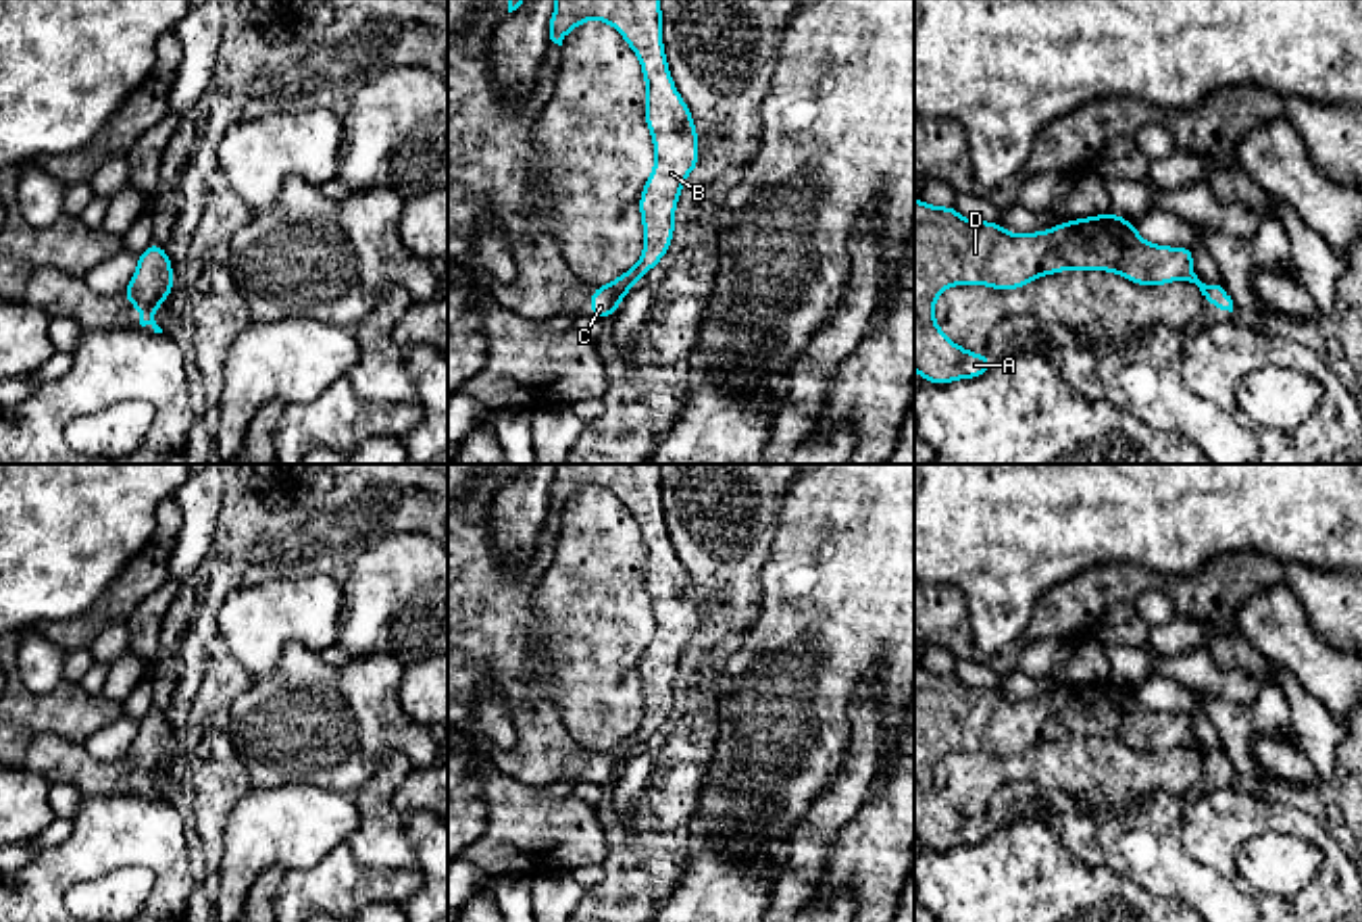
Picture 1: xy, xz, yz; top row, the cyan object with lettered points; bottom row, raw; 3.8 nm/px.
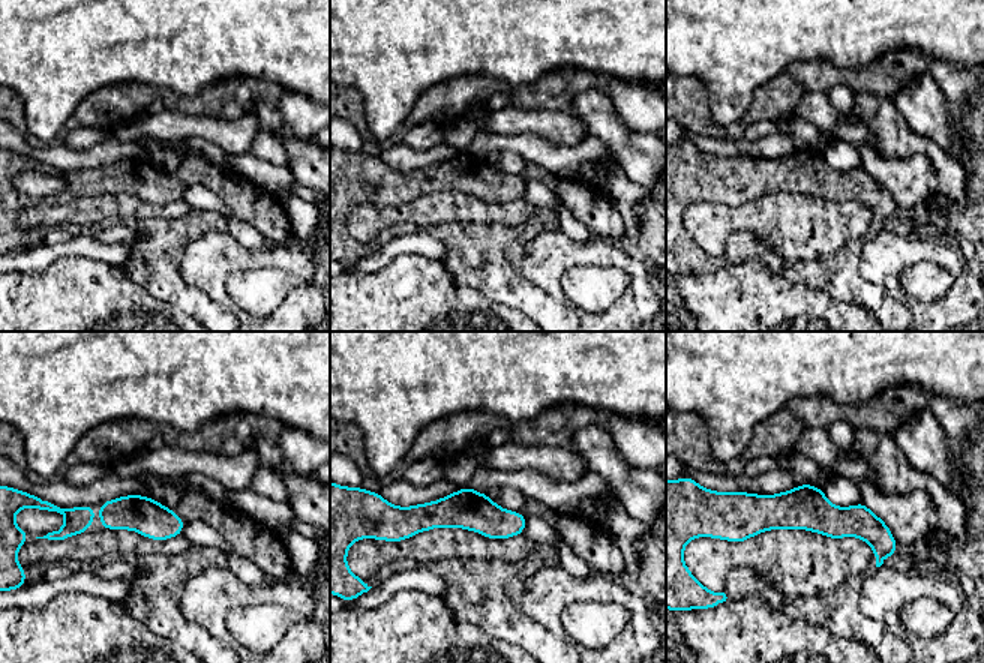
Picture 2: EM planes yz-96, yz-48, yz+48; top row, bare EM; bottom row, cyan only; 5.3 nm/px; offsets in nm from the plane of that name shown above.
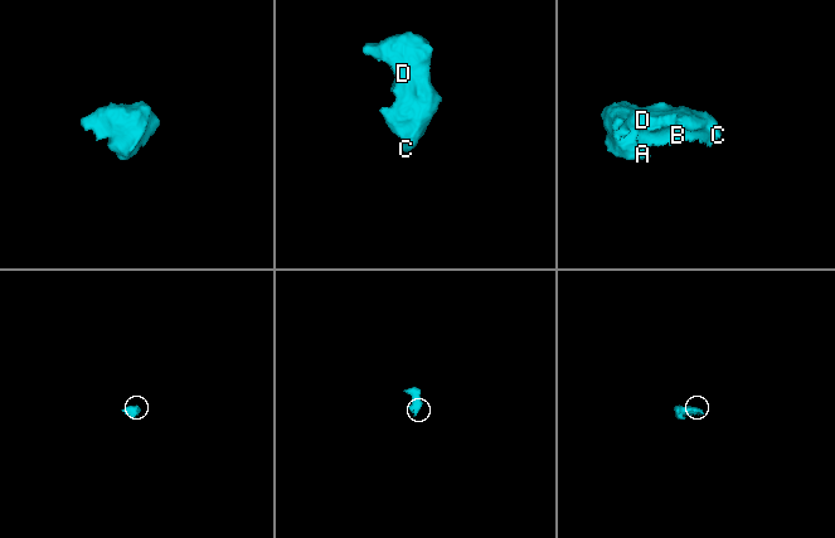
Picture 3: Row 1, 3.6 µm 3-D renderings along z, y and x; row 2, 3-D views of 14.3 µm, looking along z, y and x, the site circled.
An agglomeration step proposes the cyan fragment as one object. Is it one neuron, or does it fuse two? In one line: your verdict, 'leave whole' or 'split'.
leave whole

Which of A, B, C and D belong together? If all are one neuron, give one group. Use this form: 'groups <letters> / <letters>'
groups A B C D

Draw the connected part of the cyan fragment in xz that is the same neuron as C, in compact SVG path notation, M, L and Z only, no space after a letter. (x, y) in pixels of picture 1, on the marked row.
M554 0L550 40L562 46L589 19L614 27L639 58L646 81L644 119L654 146L652 175L639 194L644 252L629 271L594 287L589 296L589 314L610 321L623 298L660 264L673 244L683 183L700 169L700 137L666 62L660 0Z

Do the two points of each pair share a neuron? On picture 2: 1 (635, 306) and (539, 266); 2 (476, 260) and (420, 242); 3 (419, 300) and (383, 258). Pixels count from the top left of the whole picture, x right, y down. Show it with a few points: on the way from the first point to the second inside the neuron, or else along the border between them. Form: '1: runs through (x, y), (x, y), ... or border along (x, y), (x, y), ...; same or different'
1: runs through (636, 273), (618, 257), (572, 254); same
2: border along (426, 231), (444, 246), (446, 255), (441, 260); different
3: border along (422, 254), (401, 254), (378, 270), (353, 272); different

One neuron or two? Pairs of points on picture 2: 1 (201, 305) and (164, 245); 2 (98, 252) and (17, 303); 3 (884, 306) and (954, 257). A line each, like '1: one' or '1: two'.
1: one
2: two
3: two

